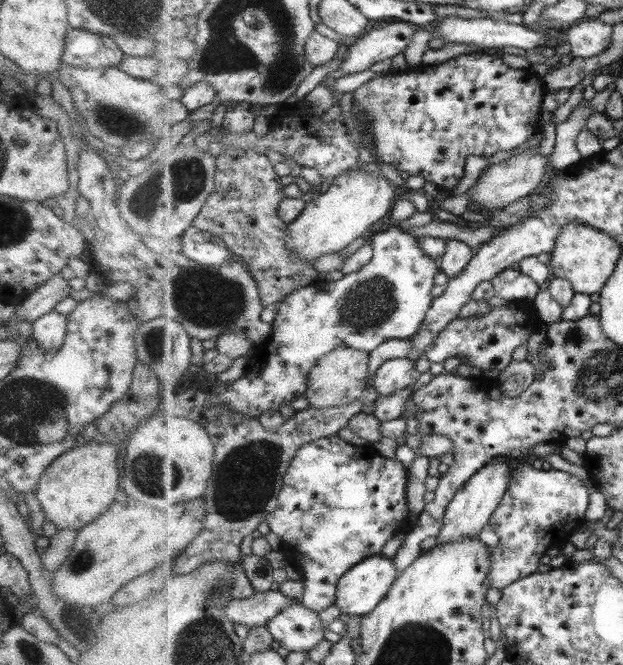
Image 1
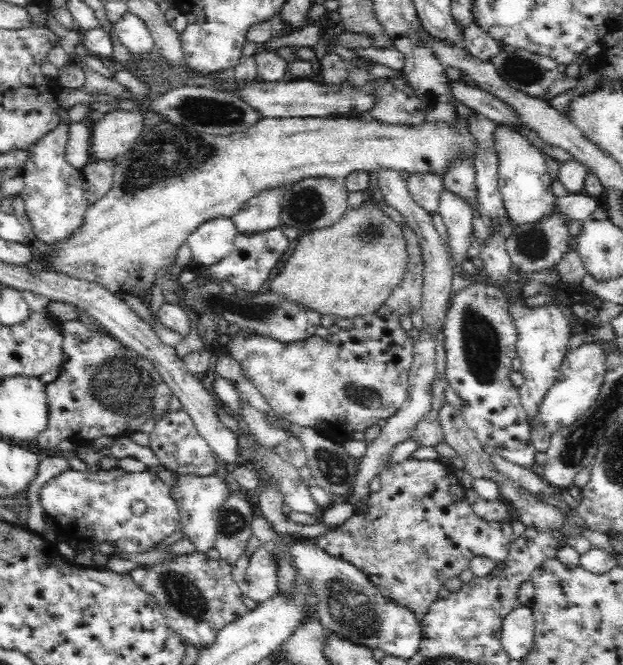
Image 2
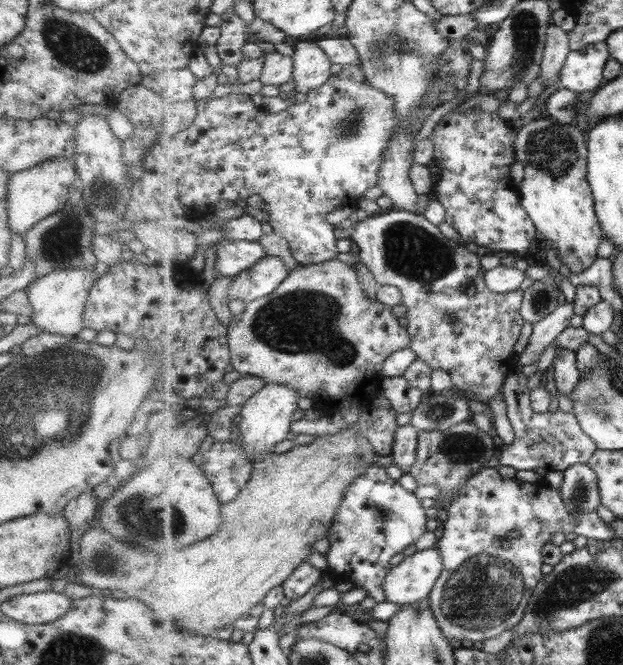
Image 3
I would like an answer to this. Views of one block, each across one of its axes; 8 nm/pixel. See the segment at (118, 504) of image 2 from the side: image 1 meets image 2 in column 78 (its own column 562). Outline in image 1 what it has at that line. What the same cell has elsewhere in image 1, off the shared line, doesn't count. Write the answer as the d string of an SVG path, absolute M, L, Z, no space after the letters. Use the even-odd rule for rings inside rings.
M525 463L517 465L505 498L490 521L499 542L494 547L488 546L491 559L488 586L502 591L510 584L536 573L541 556L549 548L560 547L570 534L584 526L590 502L589 489L578 476L551 468L538 470Z

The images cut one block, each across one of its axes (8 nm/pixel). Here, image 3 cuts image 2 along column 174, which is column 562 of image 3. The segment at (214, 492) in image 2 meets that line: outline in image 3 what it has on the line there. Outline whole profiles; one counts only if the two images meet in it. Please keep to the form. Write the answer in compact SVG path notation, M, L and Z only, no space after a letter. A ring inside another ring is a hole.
M574 464L564 470L560 493L565 507L575 517L596 513L602 505L598 474L589 464Z

